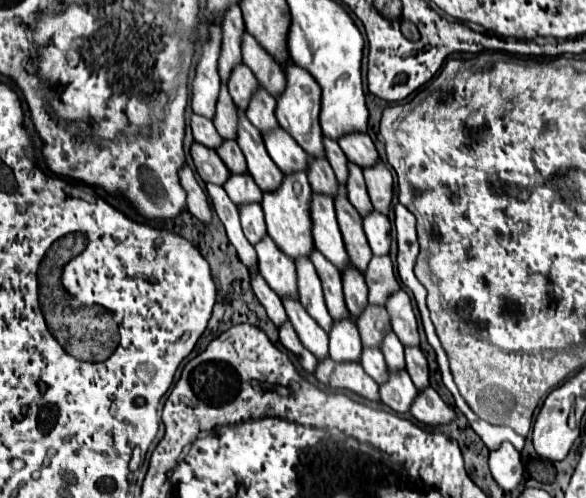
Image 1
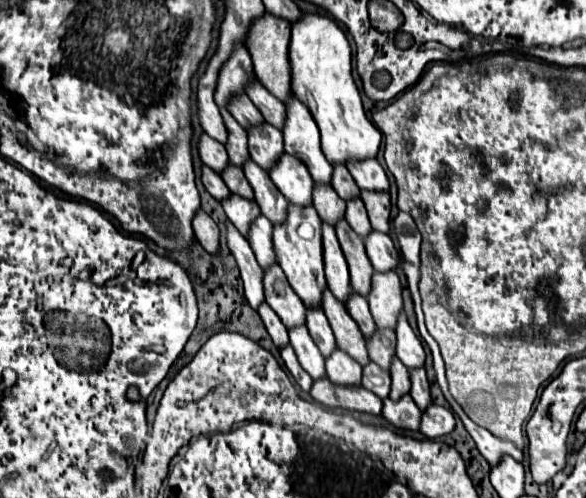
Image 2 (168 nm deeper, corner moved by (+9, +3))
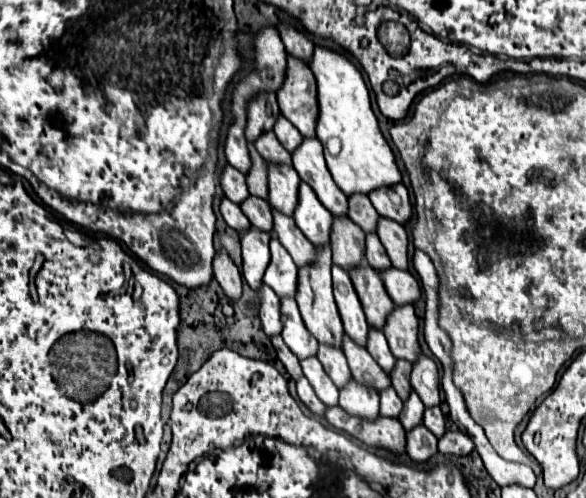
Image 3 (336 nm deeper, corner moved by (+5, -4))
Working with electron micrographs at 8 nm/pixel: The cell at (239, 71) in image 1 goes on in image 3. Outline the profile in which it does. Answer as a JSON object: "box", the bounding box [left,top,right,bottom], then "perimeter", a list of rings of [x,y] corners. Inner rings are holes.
{"box":[254,132,290,164],"perimeter":[[[264,132],[260,134],[260,138],[254,142],[256,150],[260,152],[260,156],[264,160],[270,160],[270,162],[286,162],[290,164],[290,152],[286,152],[282,148],[282,144],[278,142],[278,138],[274,136],[274,132]]]}

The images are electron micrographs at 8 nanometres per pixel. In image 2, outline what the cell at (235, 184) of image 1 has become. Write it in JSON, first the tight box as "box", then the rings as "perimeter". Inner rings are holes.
{"box":[222,195,260,237],"perimeter":[[[232,195],[230,199],[226,199],[226,203],[222,203],[224,211],[226,211],[226,217],[230,219],[230,223],[244,235],[248,237],[248,231],[250,231],[250,225],[254,223],[254,219],[258,219],[260,211],[258,211],[258,205],[254,201],[248,201],[248,199],[242,199],[238,195]]]}

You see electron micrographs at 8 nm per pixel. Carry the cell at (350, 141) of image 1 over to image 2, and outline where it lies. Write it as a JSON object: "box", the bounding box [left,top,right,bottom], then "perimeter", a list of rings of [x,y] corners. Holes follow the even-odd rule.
{"box":[348,159,390,193],"perimeter":[[[364,159],[362,163],[348,163],[348,171],[352,173],[360,189],[380,191],[380,193],[390,191],[390,181],[376,159]]]}

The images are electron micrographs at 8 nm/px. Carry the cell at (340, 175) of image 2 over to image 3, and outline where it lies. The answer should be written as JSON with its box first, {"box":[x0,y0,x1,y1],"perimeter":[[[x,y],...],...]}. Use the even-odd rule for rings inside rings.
{"box":[348,194,378,232],"perimeter":[[[352,194],[352,198],[348,200],[348,218],[356,222],[364,232],[374,232],[378,212],[374,210],[366,194]]]}

